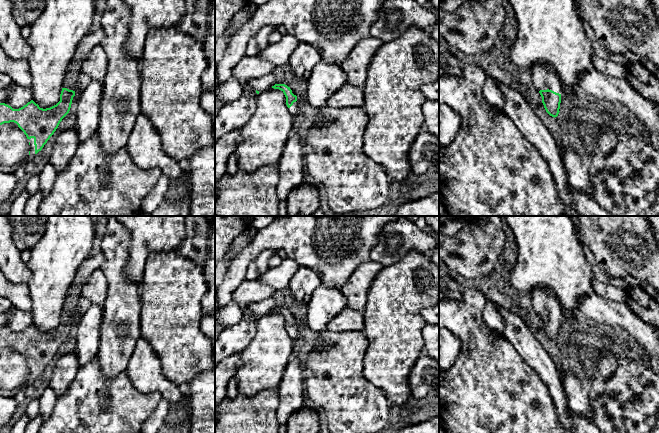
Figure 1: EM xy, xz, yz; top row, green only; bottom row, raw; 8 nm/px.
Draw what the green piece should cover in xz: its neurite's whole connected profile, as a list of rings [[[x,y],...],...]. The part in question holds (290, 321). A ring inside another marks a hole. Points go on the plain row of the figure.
[[[275,308],[272,312],[279,313],[284,317],[286,321],[286,329],[293,340],[299,337],[299,321],[294,318],[290,311],[285,308]]]

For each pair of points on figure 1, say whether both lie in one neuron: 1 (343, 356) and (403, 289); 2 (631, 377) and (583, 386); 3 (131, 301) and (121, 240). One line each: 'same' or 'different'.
1: different
2: different
3: same

